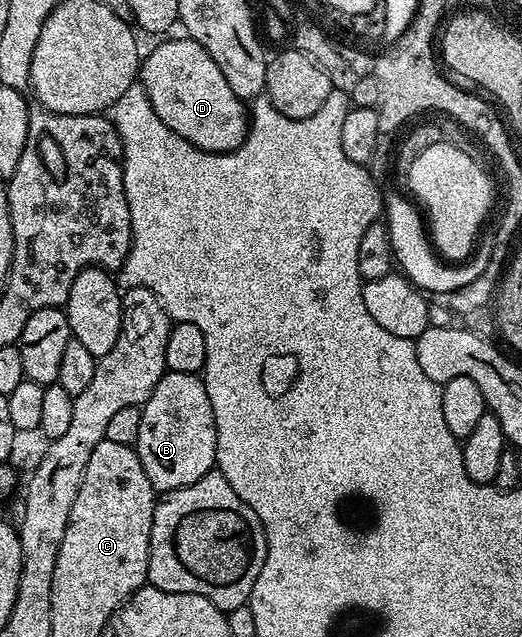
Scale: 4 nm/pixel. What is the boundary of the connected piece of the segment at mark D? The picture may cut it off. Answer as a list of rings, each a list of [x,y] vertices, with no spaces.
[[[189,38],[183,40],[166,40],[155,43],[154,49],[140,60],[140,83],[156,110],[156,118],[168,126],[168,130],[176,130],[180,138],[184,138],[192,146],[205,152],[231,152],[244,142],[248,131],[248,108],[228,86],[228,78],[220,74],[220,66],[212,62],[212,54],[200,46],[200,42]]]

